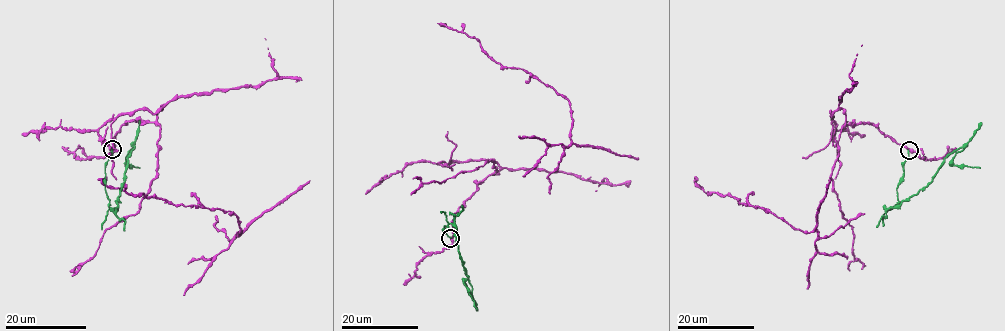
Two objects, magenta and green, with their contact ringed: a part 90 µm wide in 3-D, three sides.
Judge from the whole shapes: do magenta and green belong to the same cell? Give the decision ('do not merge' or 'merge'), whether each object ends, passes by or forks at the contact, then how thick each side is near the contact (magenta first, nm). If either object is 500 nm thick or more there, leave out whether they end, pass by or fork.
do not merge; magenta passes by; green ends; calibres 360 and 240 nm

